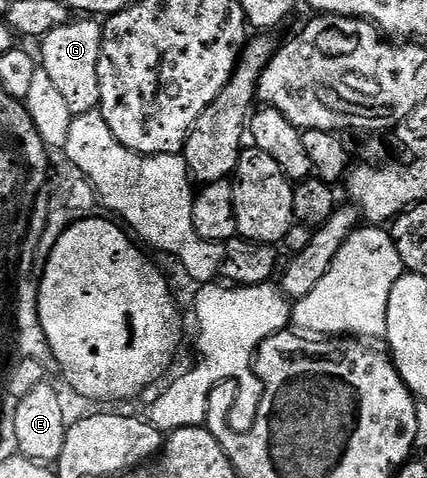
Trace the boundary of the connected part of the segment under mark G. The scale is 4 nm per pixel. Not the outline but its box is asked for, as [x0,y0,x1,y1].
[40,17,103,116]

